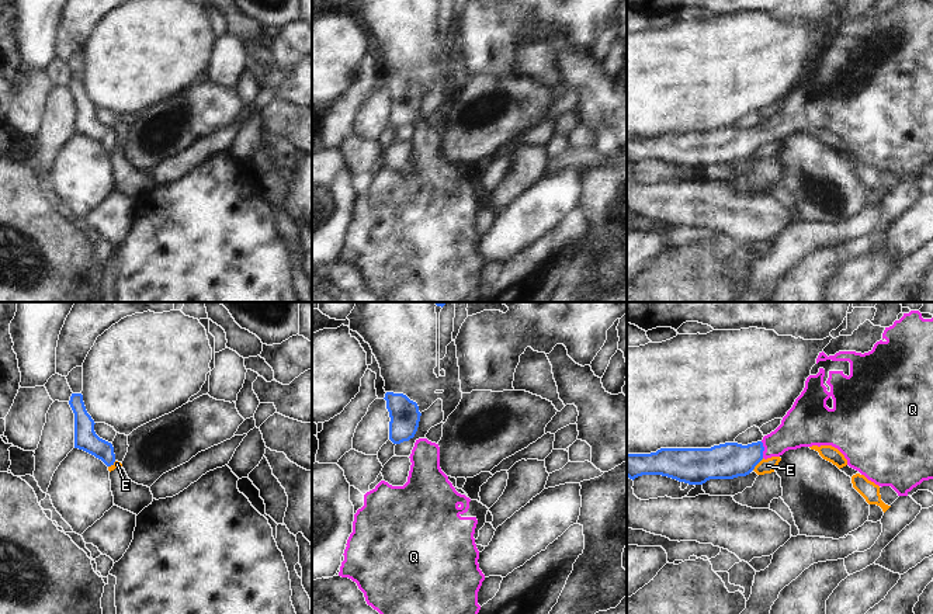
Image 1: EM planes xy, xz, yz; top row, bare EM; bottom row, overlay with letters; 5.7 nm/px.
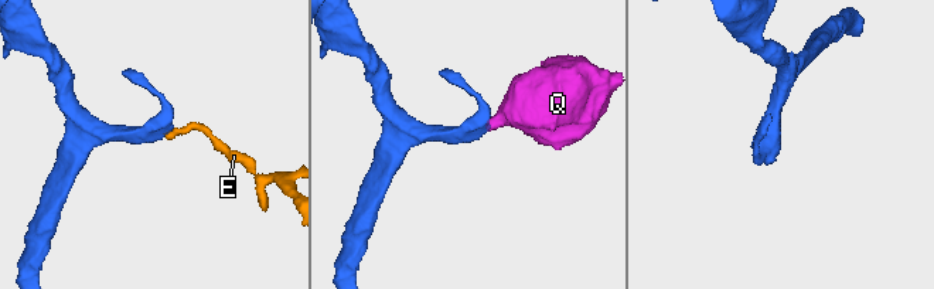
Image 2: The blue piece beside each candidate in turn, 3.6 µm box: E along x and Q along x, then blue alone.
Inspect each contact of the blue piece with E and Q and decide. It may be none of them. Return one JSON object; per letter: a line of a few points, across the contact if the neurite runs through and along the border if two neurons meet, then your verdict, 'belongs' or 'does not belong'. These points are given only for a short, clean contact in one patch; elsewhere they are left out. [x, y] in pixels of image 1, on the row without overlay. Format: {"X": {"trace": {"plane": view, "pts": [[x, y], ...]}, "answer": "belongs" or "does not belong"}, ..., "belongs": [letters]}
{"E": {"trace": {"plane": "yz", "pts": [[763, 144], [752, 155]]}, "answer": "does not belong"}, "Q": {"trace": {"plane": "yz", "pts": [[731, 145], [742, 145], [763, 135], [800, 113]]}, "answer": "belongs"}, "belongs": ["Q"]}

